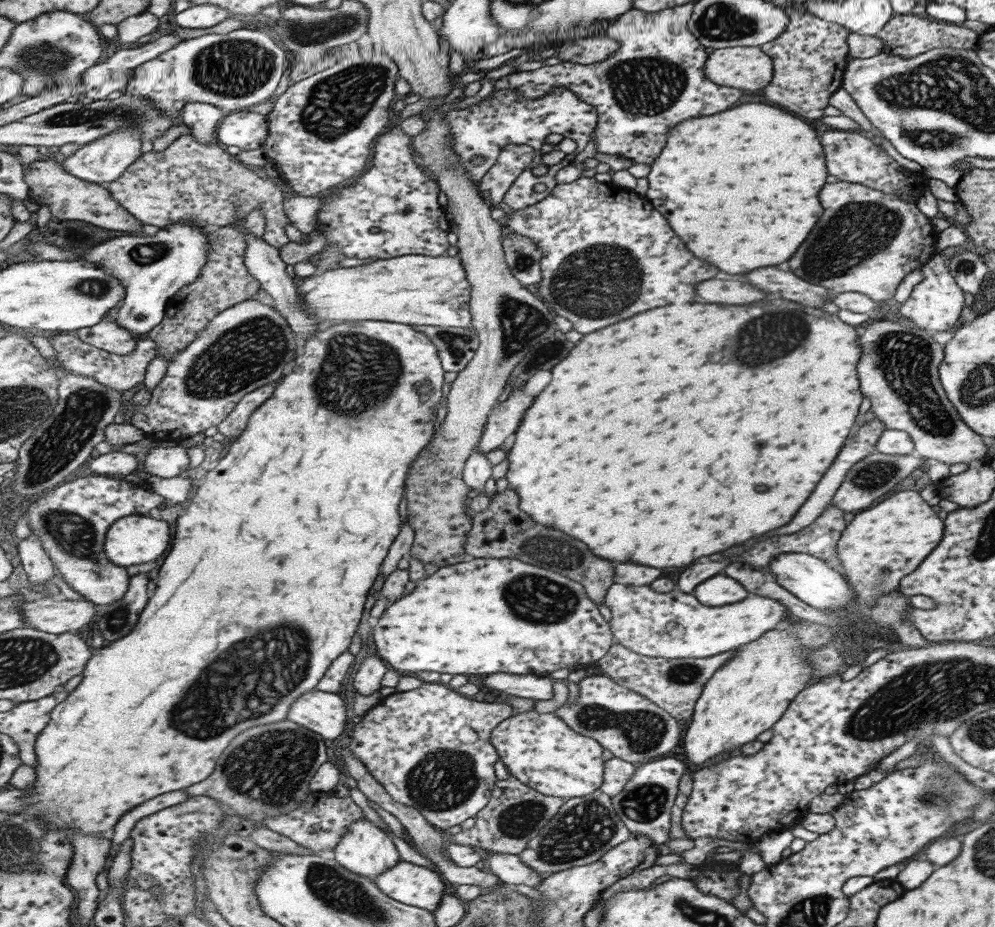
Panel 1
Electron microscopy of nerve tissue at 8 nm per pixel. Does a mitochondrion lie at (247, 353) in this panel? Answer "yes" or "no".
yes

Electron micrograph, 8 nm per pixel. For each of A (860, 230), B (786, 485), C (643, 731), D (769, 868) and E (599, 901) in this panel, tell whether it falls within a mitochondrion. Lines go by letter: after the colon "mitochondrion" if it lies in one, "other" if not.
A: mitochondrion
B: other
C: mitochondrion
D: other
E: other

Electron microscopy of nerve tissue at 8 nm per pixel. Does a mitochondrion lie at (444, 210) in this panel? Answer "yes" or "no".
no

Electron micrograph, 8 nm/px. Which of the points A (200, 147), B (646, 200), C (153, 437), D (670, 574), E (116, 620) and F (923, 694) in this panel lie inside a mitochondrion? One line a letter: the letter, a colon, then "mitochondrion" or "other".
A: other
B: other
C: other
D: other
E: mitochondrion
F: mitochondrion

